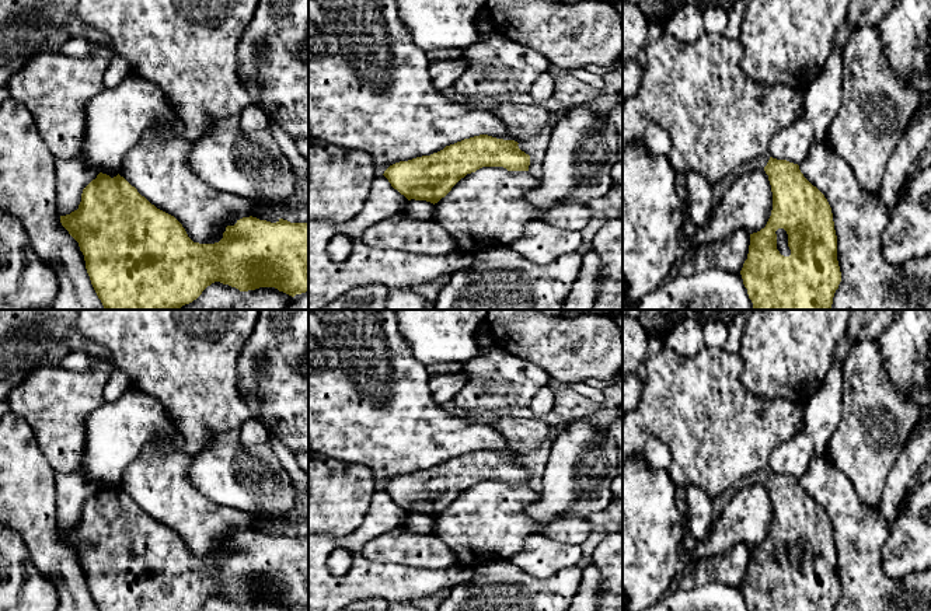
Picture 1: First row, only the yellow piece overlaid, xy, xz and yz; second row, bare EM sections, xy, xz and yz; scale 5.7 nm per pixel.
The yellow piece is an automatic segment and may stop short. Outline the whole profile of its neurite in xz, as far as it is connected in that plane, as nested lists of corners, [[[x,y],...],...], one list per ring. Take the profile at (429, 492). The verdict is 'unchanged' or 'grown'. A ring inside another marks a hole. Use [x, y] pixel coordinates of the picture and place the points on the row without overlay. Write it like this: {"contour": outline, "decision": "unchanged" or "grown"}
{"contour": [[[480,448],[464,453],[430,469],[400,475],[384,485],[391,500],[408,514],[437,517],[467,488],[482,481],[529,485],[530,469],[515,454]]], "decision": "unchanged"}

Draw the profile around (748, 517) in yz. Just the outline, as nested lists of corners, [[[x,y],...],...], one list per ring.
[[[764,483],[749,485],[738,490],[719,517],[711,523],[707,535],[697,541],[694,563],[721,555],[738,544],[749,548],[766,541],[773,524],[773,506]]]

